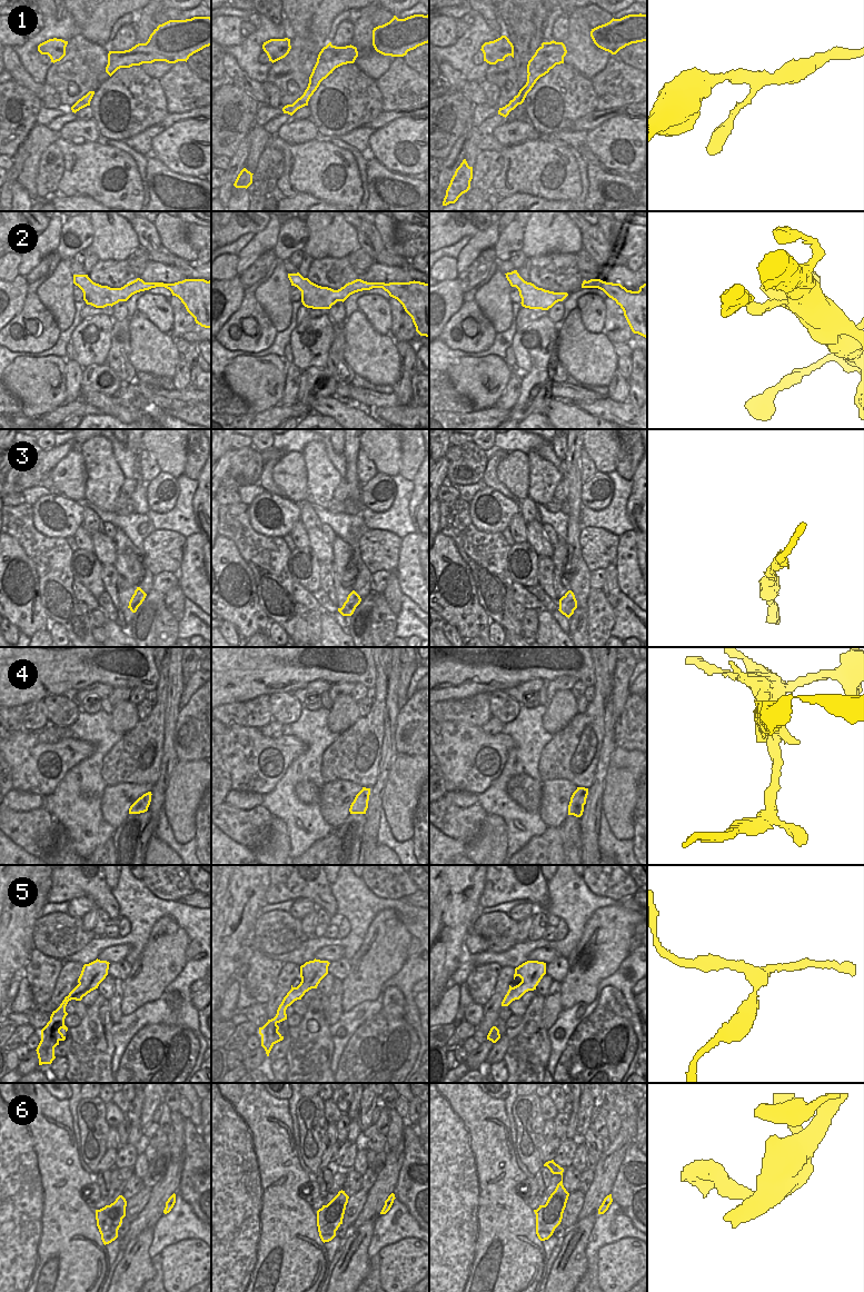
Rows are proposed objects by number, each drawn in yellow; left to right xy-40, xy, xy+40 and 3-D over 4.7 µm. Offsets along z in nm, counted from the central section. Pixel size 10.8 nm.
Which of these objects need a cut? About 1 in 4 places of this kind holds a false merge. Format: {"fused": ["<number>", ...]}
{"fused": ["3", "4"]}

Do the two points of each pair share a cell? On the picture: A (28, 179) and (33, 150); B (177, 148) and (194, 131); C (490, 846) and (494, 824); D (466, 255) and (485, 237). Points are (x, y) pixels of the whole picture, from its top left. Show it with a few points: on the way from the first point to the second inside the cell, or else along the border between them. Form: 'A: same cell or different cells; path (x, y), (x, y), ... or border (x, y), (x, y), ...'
A: same cell; path (29, 172), (33, 157)
B: same cell; path (181, 143), (189, 136)
C: same cell; path (492, 841), (494, 830)
D: same cell; path (470, 251), (480, 241)

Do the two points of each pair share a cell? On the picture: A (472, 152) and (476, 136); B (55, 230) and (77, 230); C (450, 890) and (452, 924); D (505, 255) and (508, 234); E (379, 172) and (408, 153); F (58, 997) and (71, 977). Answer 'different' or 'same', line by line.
A: same
B: different
C: same
D: same
E: different
F: same

